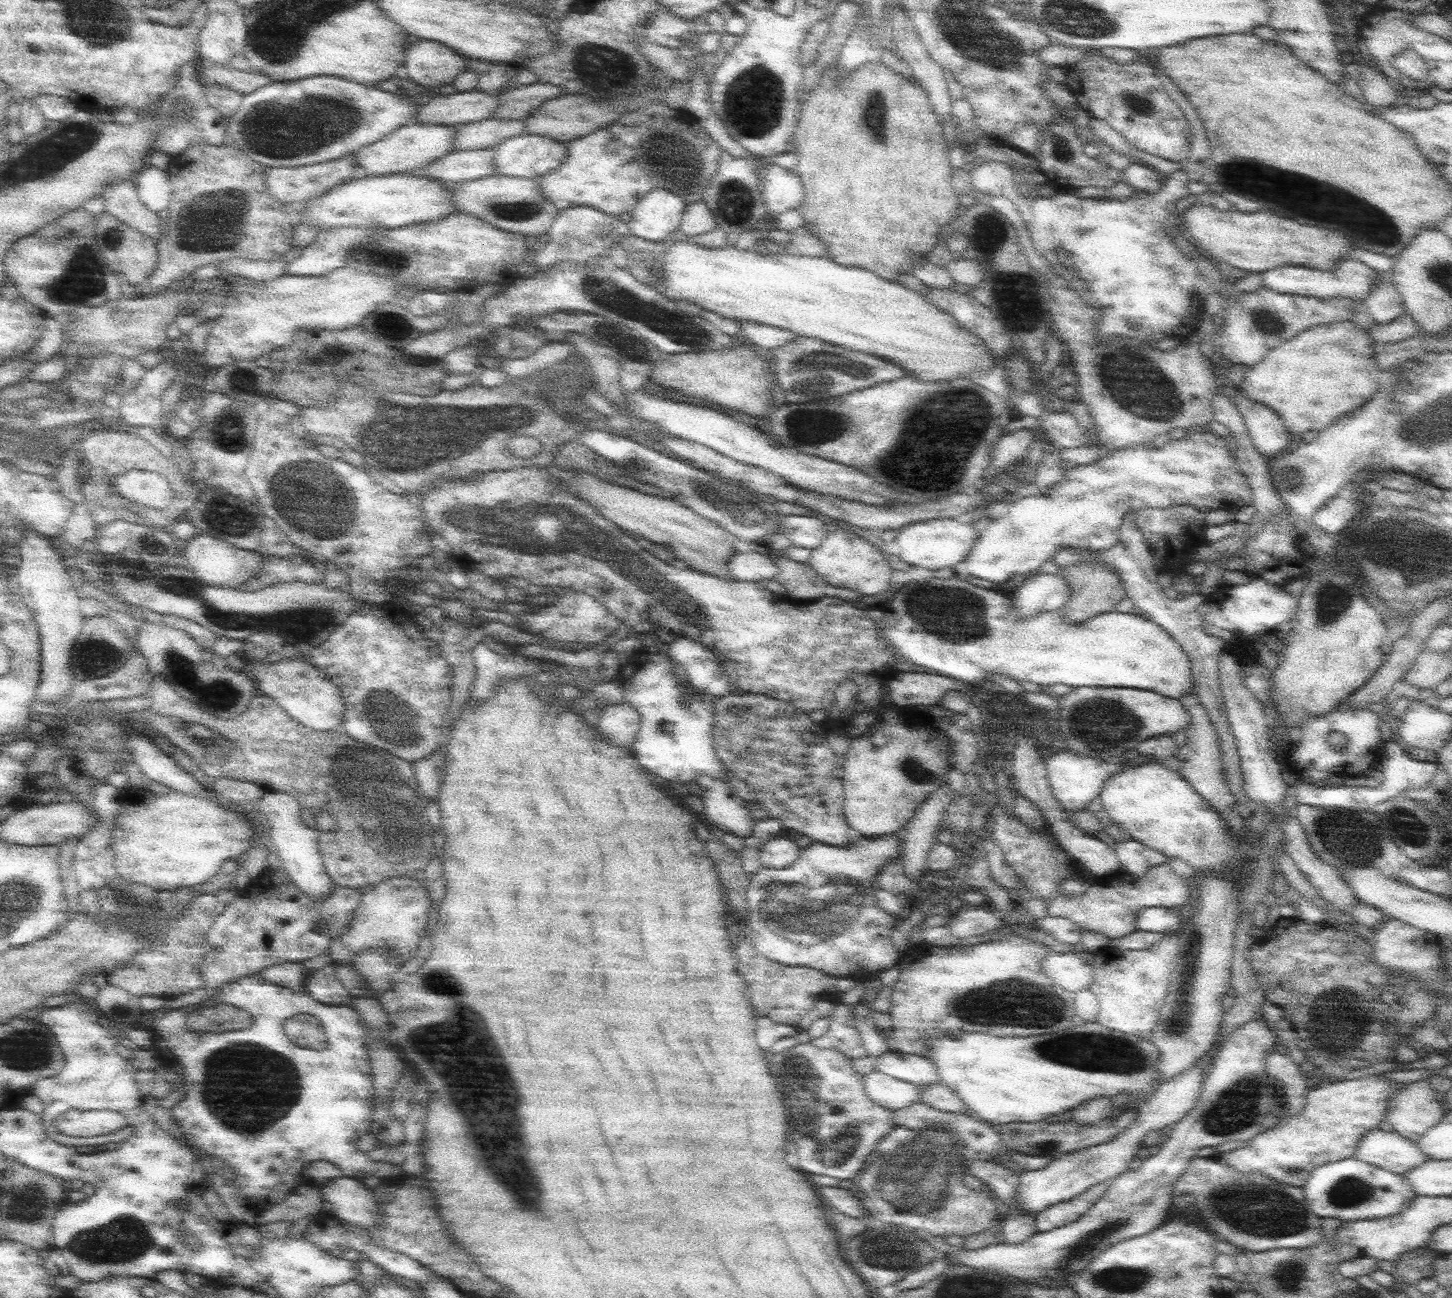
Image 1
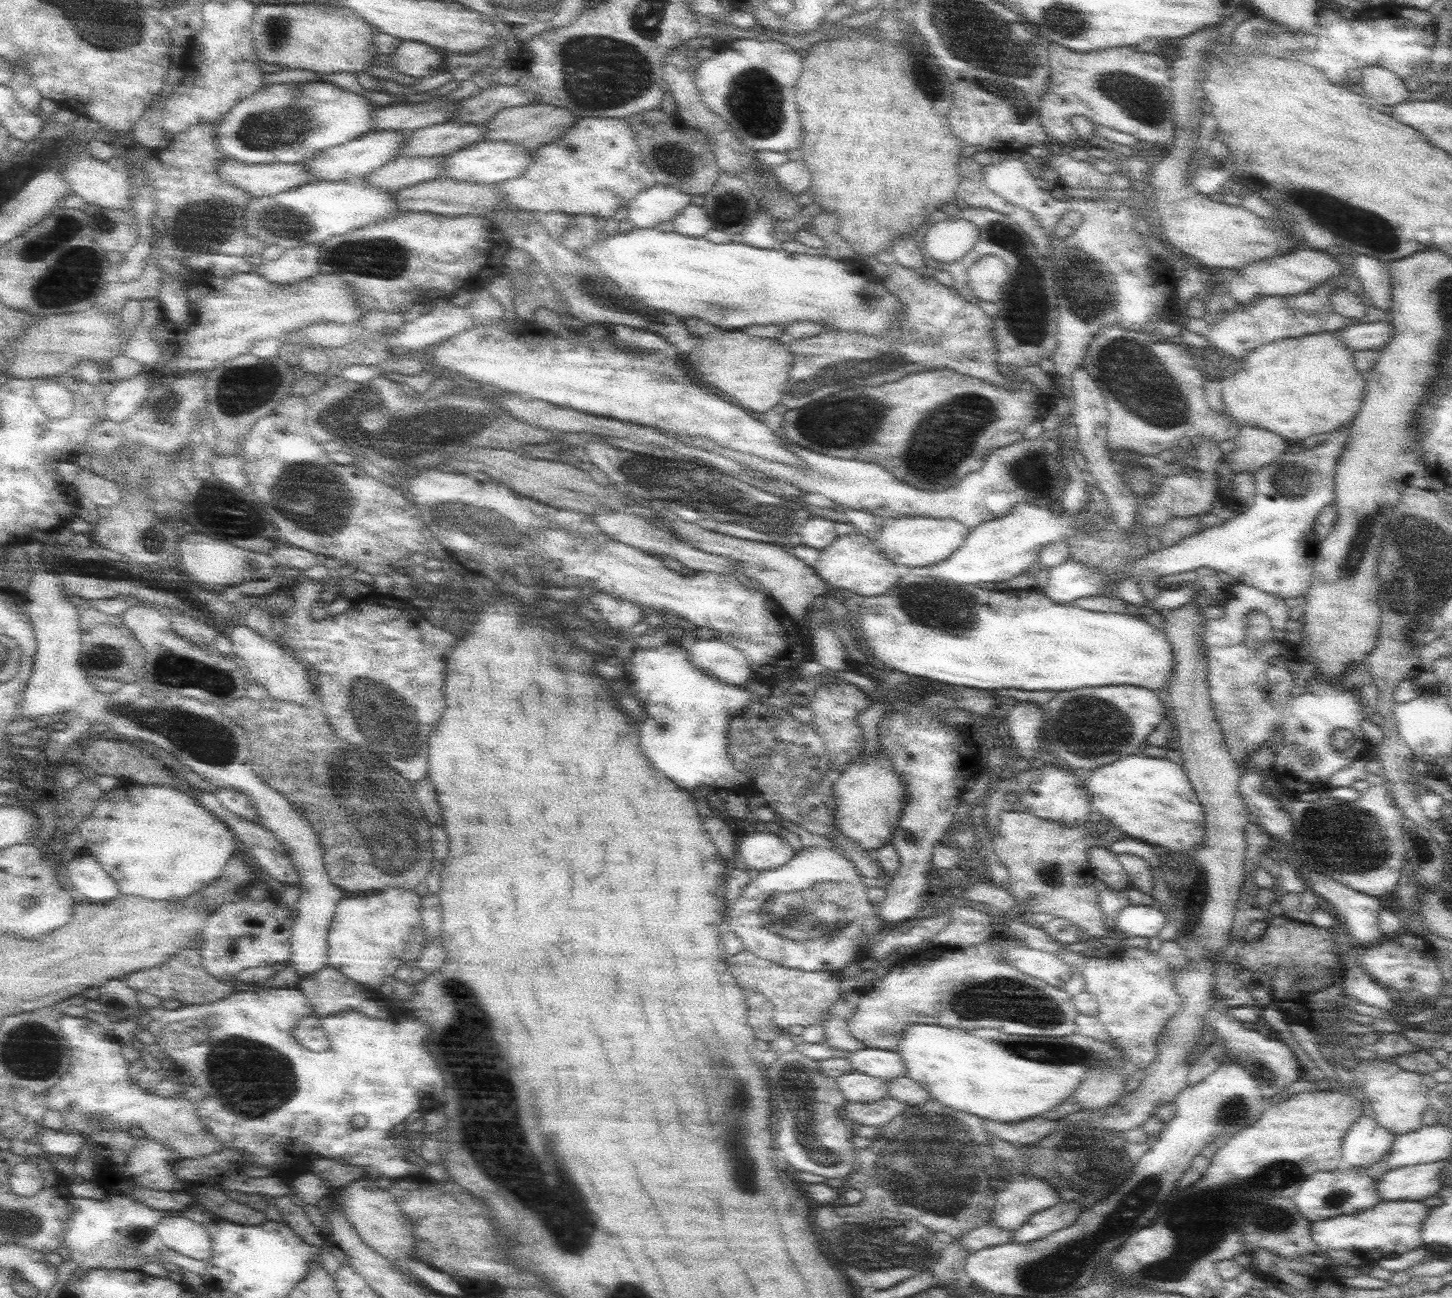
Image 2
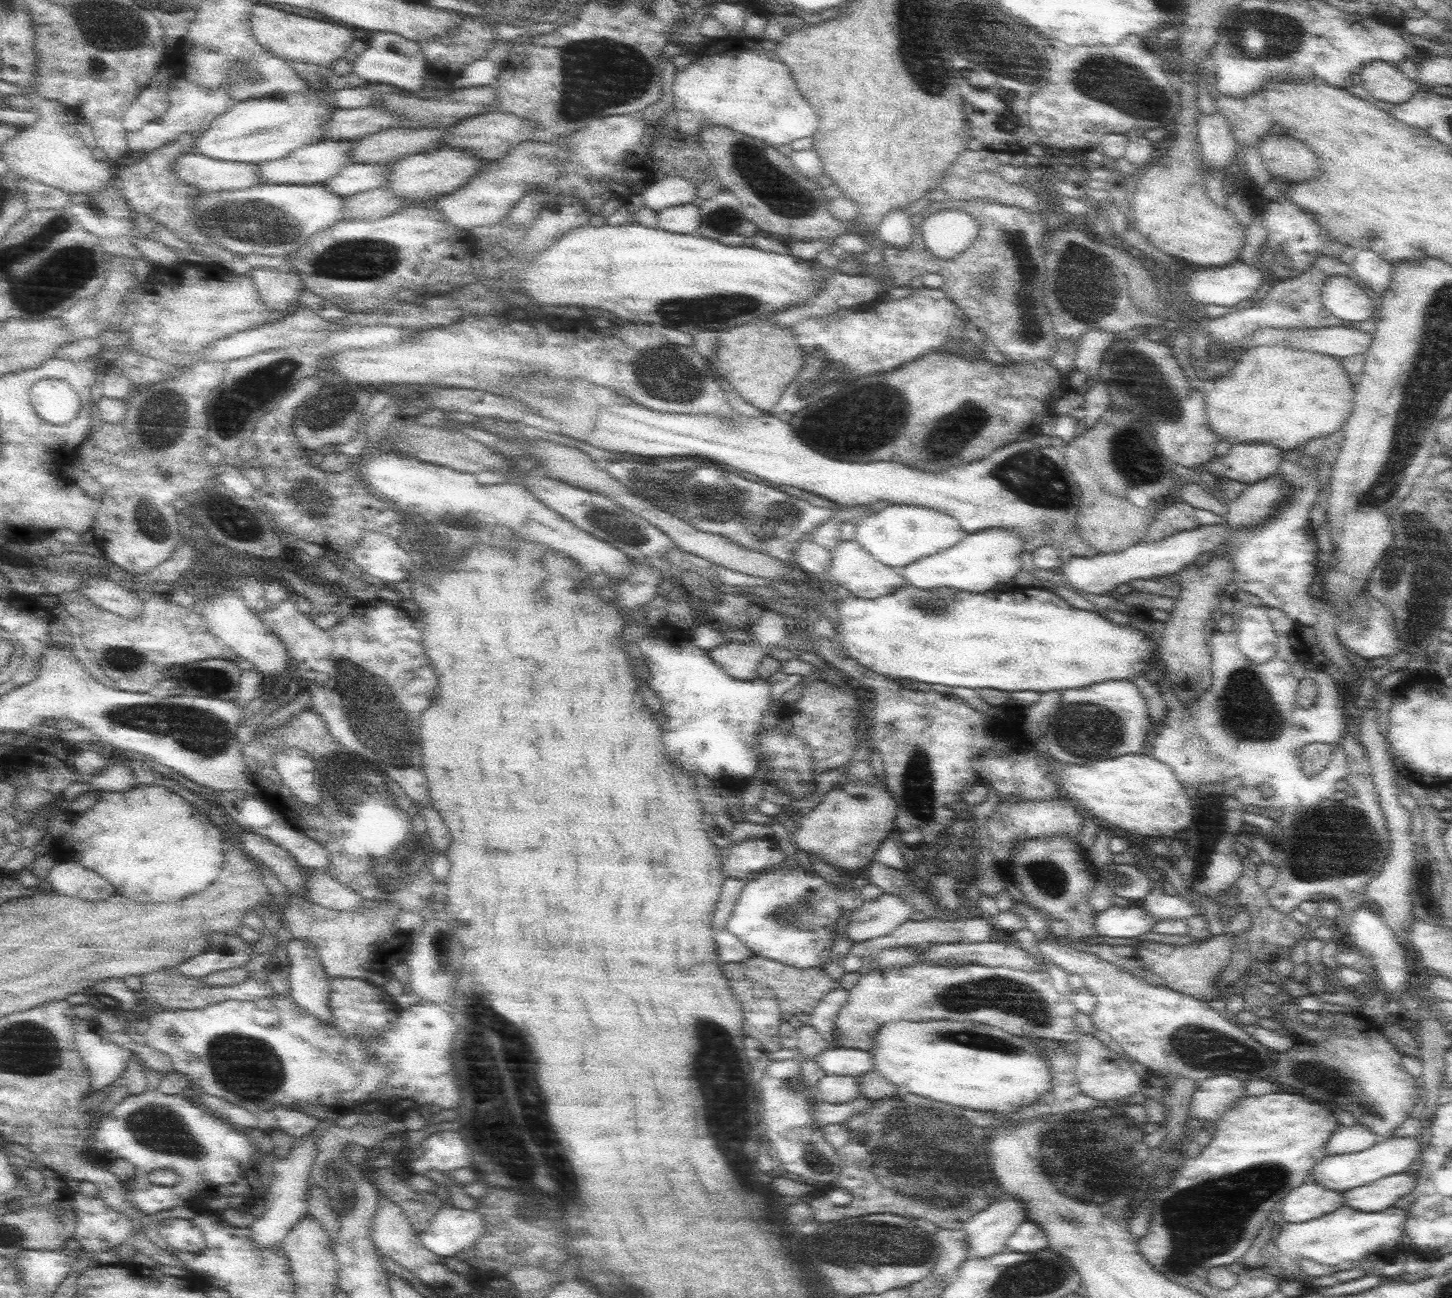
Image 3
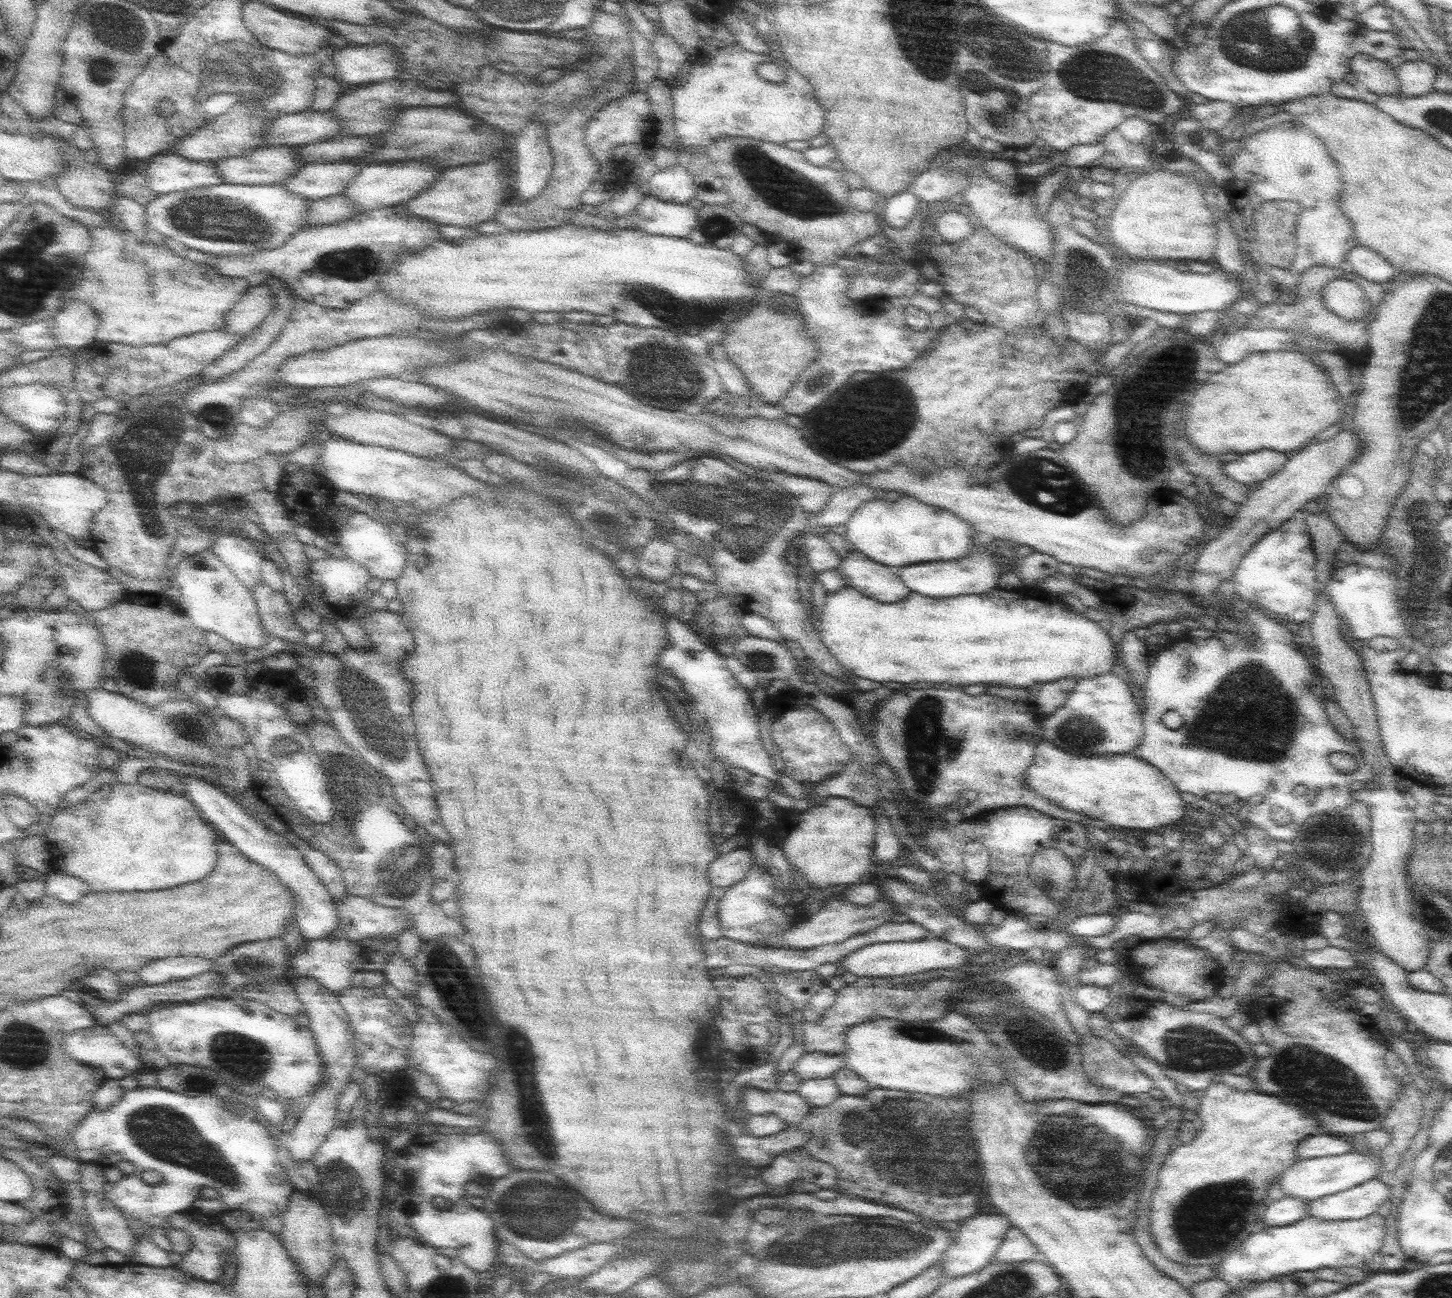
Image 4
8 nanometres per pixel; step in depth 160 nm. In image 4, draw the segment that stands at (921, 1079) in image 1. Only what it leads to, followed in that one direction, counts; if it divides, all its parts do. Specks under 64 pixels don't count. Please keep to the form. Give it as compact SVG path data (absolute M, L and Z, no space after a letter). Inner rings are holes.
M806 1053L796 1063L795 1071L803 1080L830 1078L847 1066L844 1055L825 1055L824 1053Z

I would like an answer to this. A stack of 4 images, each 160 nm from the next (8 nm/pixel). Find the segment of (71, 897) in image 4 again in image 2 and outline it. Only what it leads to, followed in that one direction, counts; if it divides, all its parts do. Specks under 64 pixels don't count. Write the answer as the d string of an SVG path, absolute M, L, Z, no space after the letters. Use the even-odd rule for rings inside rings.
M83 848L66 865L74 892L90 898L92 902L108 902L118 896L120 890L116 880L110 874L106 874L104 867L91 850Z

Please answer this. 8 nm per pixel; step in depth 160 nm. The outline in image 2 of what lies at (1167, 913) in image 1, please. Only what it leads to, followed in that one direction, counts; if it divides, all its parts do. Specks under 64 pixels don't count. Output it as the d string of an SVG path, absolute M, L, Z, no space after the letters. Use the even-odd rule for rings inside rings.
M1159 905L1129 906L1119 912L1117 929L1123 930L1127 936L1142 936L1144 938L1158 937L1166 924L1167 916Z

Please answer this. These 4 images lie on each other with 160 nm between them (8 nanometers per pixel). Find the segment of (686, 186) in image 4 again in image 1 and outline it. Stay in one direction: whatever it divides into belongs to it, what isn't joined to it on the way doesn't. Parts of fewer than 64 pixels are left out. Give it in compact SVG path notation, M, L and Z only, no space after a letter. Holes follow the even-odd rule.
M655 187L632 211L631 234L652 242L665 241L679 228L686 205L682 196Z

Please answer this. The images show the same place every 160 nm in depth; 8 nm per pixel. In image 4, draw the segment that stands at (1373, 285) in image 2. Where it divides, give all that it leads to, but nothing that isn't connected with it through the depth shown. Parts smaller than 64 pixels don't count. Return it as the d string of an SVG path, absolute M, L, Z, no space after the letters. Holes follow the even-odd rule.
M1355 246L1348 255L1347 260L1351 262L1354 274L1359 281L1378 282L1384 284L1397 275L1395 266L1382 256L1366 246Z

